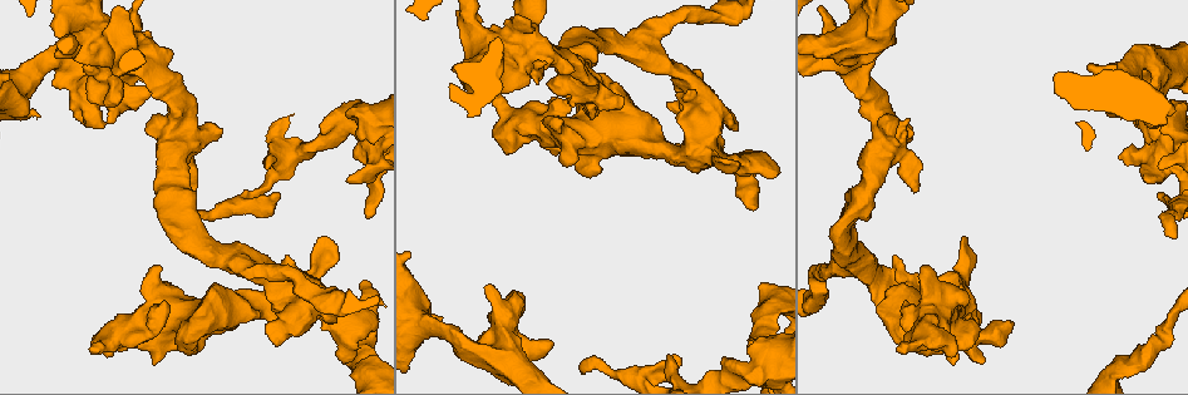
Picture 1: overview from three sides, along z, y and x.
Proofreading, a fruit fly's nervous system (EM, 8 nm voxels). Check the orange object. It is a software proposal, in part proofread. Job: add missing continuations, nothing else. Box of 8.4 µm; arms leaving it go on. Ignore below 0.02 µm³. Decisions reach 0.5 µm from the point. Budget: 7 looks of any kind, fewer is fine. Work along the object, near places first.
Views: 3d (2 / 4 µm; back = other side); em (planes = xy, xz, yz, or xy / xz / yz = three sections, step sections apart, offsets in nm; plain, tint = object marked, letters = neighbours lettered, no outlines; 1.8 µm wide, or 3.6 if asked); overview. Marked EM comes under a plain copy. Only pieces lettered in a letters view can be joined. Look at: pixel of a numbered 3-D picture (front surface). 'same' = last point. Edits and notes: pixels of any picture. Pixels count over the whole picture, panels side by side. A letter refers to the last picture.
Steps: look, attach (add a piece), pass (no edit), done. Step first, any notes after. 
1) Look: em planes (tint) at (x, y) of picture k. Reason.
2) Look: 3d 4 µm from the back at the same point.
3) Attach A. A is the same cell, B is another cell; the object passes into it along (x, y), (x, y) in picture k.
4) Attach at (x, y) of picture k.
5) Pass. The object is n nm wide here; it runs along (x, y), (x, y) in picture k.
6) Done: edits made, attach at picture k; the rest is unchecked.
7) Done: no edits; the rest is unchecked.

Look: 3d 2 µm at (111, 120) of picture 1. Closes a loop.

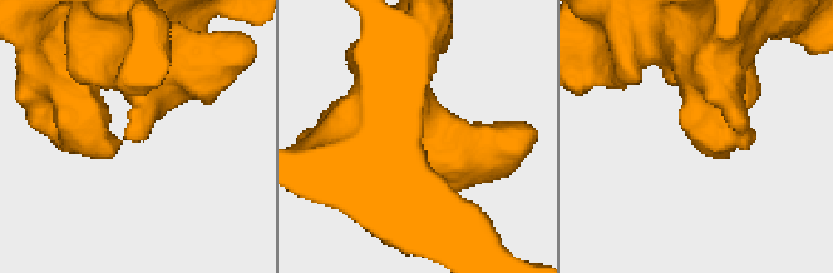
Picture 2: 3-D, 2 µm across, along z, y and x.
Look: em planes (letters) at (132, 133) of picture 2.

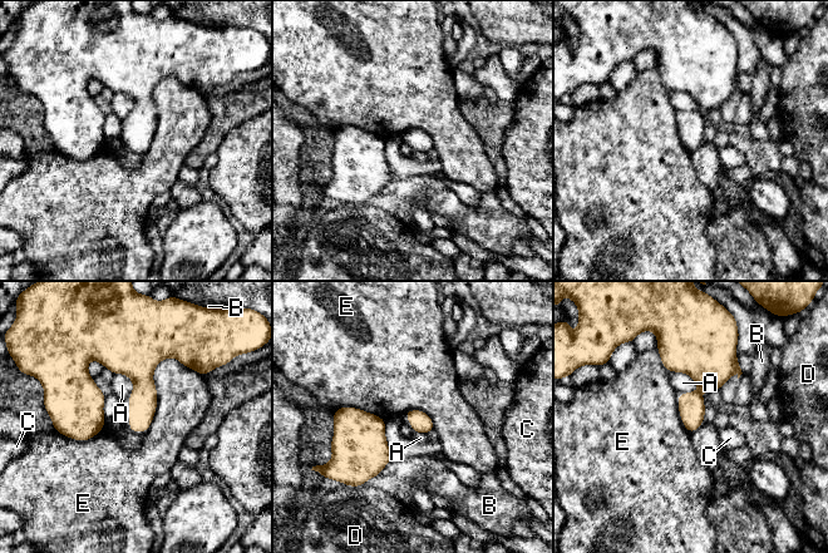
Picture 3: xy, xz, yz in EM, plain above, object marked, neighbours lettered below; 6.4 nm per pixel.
Pass. The longest contact is with E, 500 nm; A, B, C, D and E are other cells; a border runs along (669, 370), (699, 388), (704, 420) in picture 3; none of them fits.

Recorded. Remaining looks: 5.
Look: em planes (letters) at (1159, 167) of picture 1. Free end.

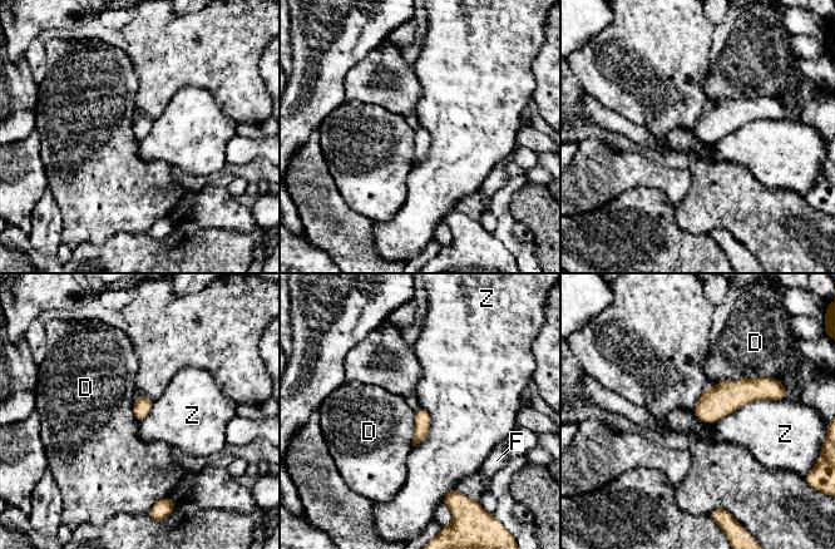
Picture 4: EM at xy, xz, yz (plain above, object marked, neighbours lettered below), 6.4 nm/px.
Pass. The longest contact is with D, 500 nm; D, F and Z are other cells; a border runs along (784, 385), (750, 376), (706, 387) in picture 4; none of them fits.

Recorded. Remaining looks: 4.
Look: 3d 4 µm at (701, 94) of picture 1. Three arms meet.

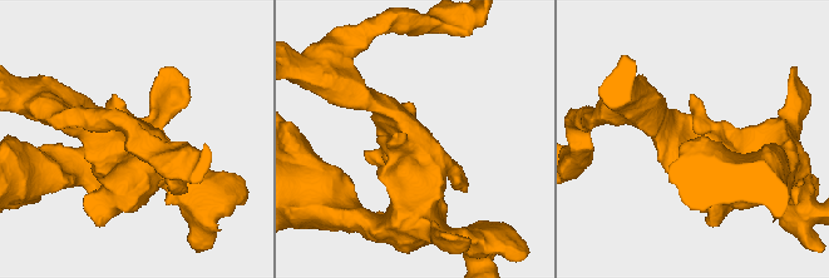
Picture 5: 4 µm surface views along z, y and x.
Look: em 3.6 µm planes (letters) at (409, 138) of picture 5. Now the EM.

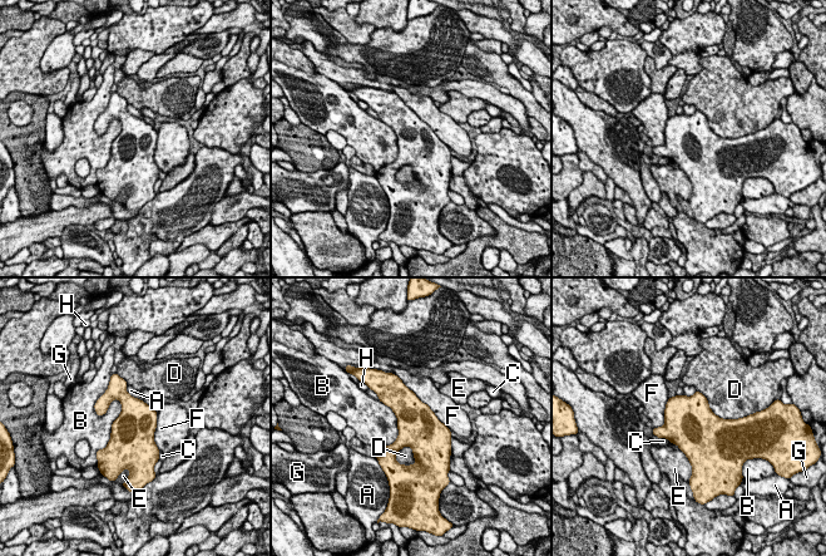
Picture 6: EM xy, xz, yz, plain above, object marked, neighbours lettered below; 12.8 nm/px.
Pass. The object is 500 nm wide here; A, B, C, D, E, F, G and H are other cells; a border runs along (110, 380), (100, 449) in picture 6; none of them fits.

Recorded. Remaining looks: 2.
Done: no edits; the rest is unchecked.

